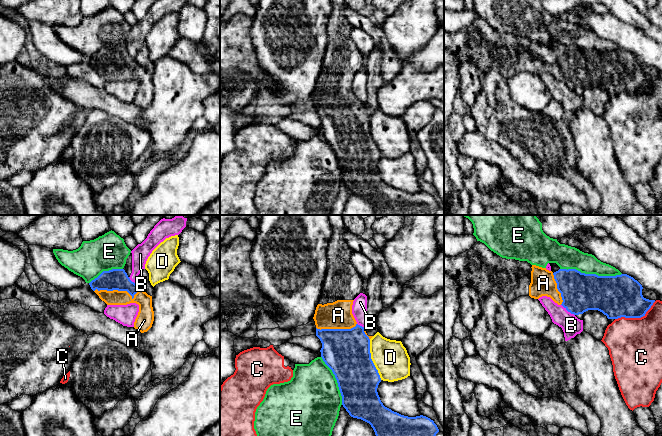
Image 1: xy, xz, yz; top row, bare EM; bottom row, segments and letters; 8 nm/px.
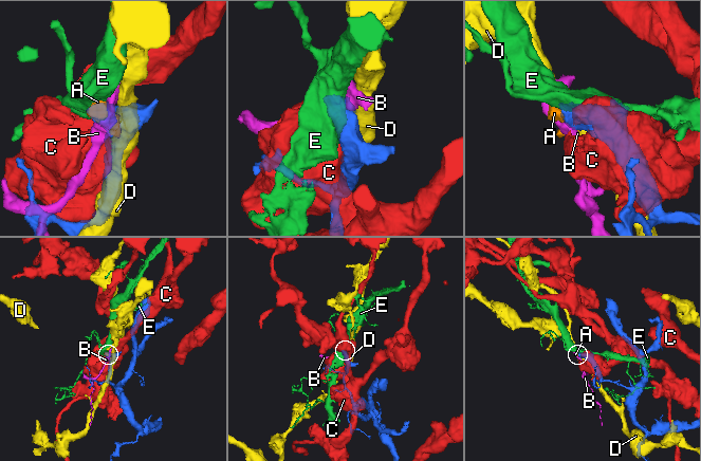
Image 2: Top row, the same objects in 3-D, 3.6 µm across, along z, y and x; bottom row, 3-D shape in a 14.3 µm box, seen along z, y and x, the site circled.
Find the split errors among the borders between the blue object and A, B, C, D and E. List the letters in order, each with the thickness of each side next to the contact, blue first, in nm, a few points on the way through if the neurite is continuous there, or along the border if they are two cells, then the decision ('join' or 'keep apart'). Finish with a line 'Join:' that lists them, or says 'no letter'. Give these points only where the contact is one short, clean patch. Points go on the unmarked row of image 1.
A: 180 nm thick on the blue side, 120 nm on the other; join
B: 320 nm thick on the blue side, 160 nm on the other; keep apart
C: 340 nm thick on the blue side, 440 nm on the other; keep apart
D: 380 nm thick on the blue side, 280 nm on the other; keep apart
E: 320 nm thick on the blue side, 190 nm on the other; keep apart
Join: A

